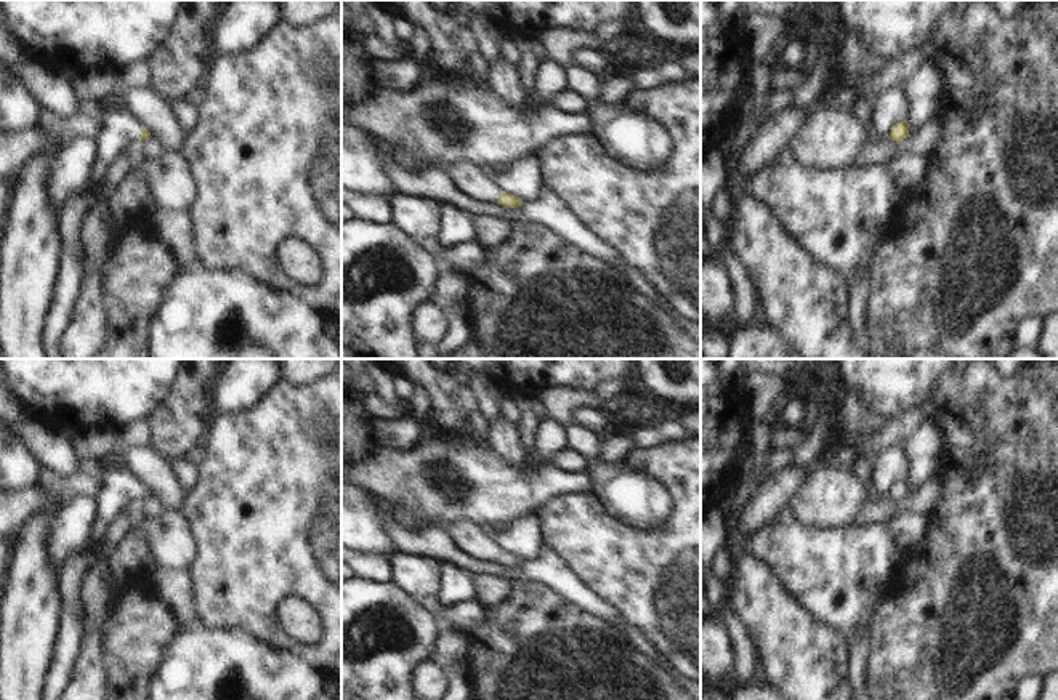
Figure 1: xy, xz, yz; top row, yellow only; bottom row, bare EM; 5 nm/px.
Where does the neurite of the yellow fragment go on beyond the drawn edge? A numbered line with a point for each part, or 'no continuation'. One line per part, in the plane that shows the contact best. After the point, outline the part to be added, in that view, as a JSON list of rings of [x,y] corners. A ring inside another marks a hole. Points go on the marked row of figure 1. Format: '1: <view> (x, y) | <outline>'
1: xy (119, 127) | [[[120,91],[106,101],[101,114],[101,130],[95,136],[98,160],[90,191],[66,200],[56,215],[63,248],[51,304],[42,322],[40,346],[43,359],[61,359],[58,343],[77,301],[83,274],[79,227],[96,199],[96,186],[120,151],[143,133],[141,123],[122,106],[119,95]]]

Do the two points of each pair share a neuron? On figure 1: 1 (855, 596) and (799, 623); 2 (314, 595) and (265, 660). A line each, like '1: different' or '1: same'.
1: different
2: different

